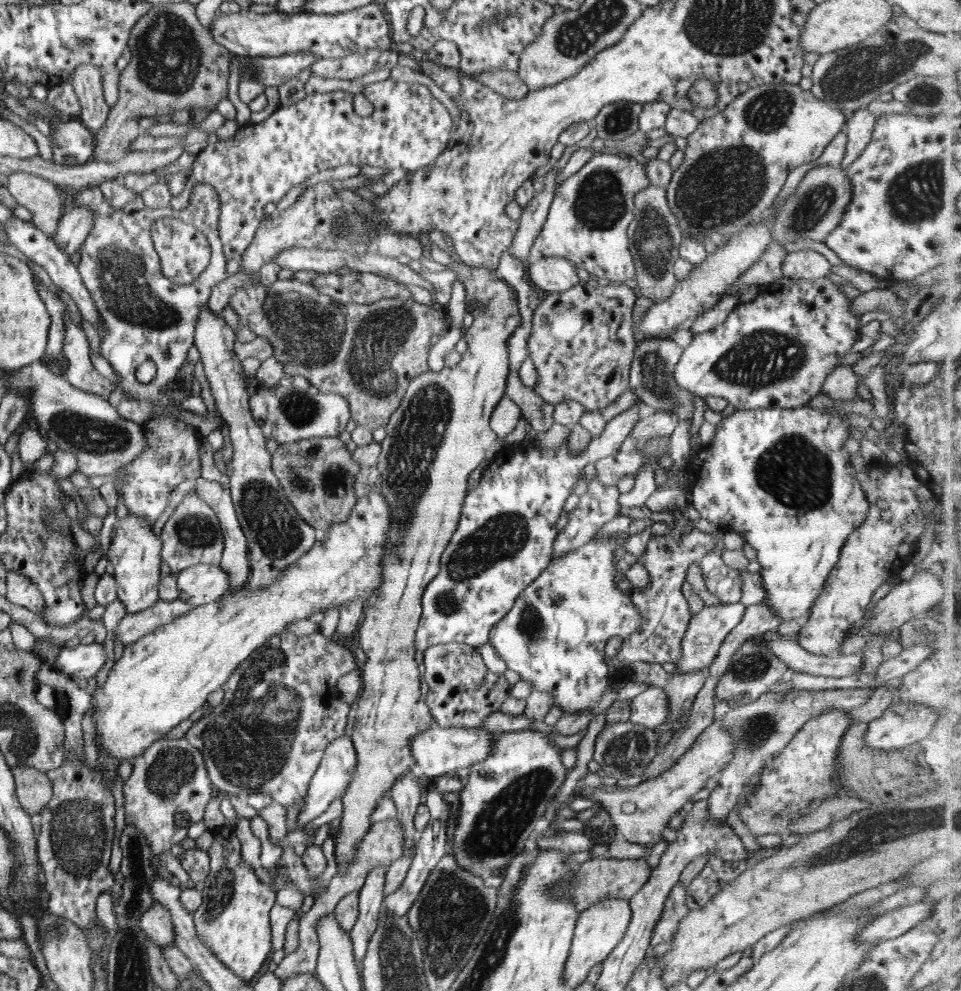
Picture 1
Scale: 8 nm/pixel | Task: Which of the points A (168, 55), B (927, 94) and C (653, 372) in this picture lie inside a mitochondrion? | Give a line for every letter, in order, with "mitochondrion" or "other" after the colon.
A: mitochondrion
B: mitochondrion
C: mitochondrion

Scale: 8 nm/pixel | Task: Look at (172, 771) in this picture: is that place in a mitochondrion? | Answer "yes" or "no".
yes

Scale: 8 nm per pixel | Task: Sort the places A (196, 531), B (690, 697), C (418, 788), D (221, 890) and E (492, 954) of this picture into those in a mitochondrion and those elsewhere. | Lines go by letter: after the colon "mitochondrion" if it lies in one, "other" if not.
A: mitochondrion
B: other
C: other
D: mitochondrion
E: mitochondrion

